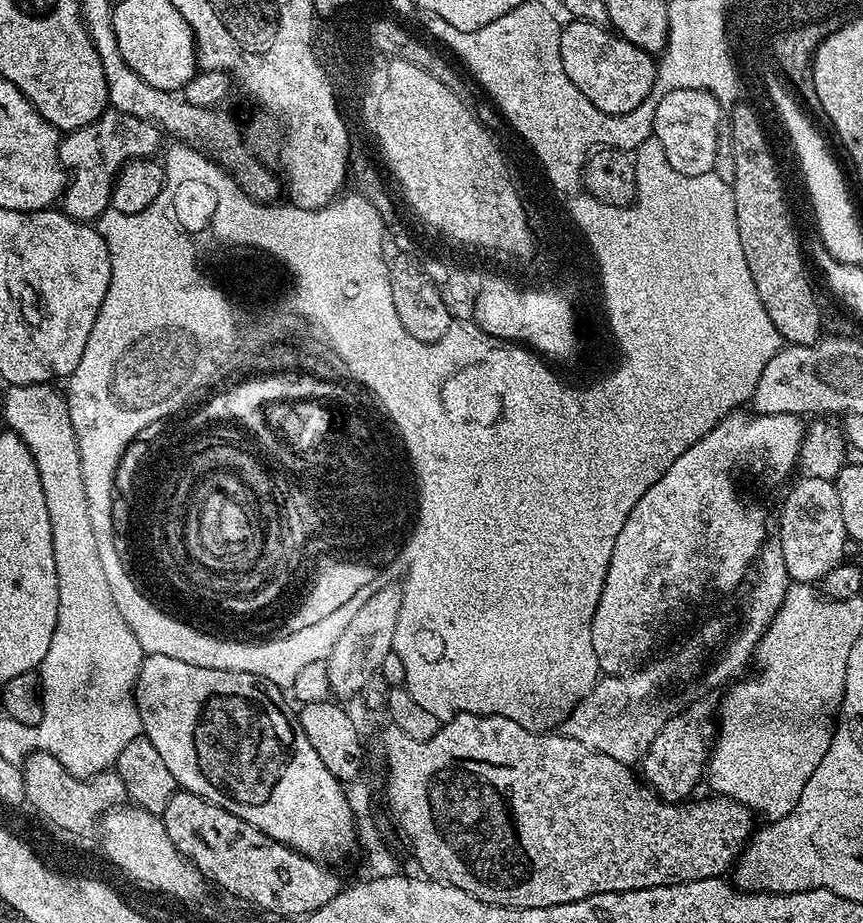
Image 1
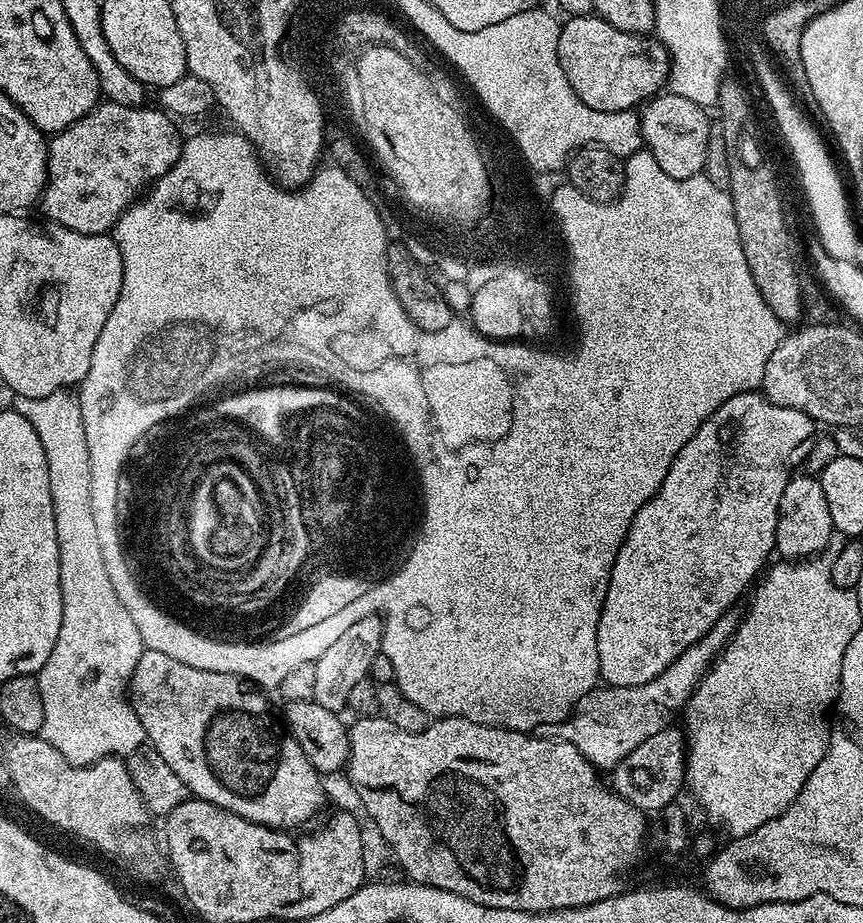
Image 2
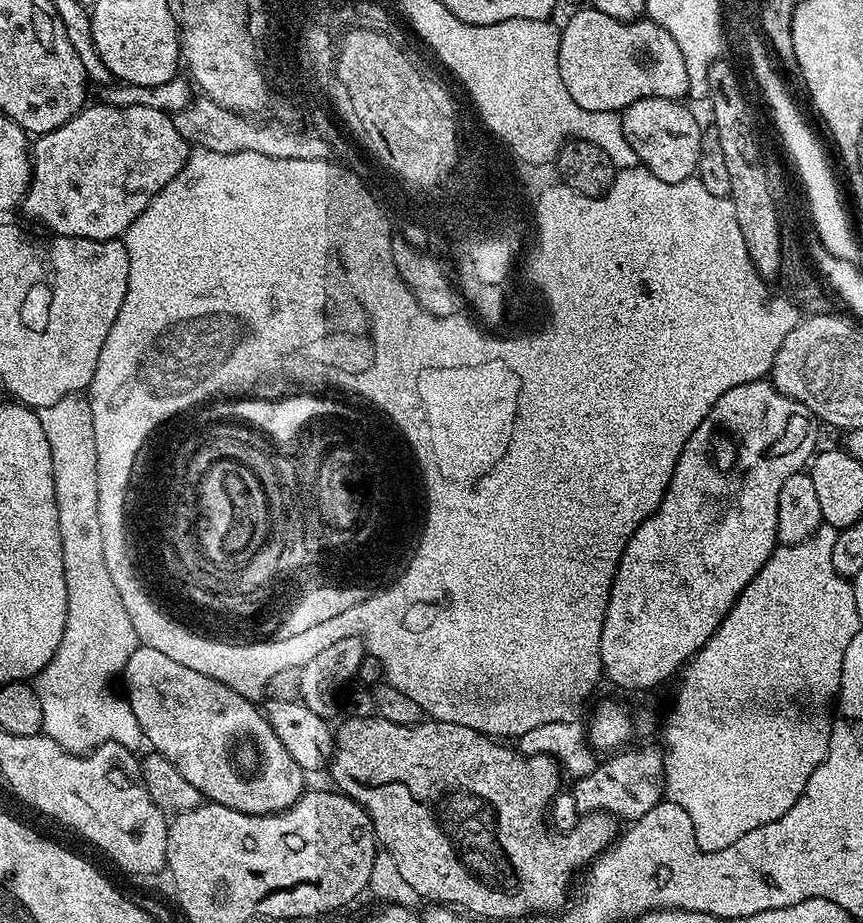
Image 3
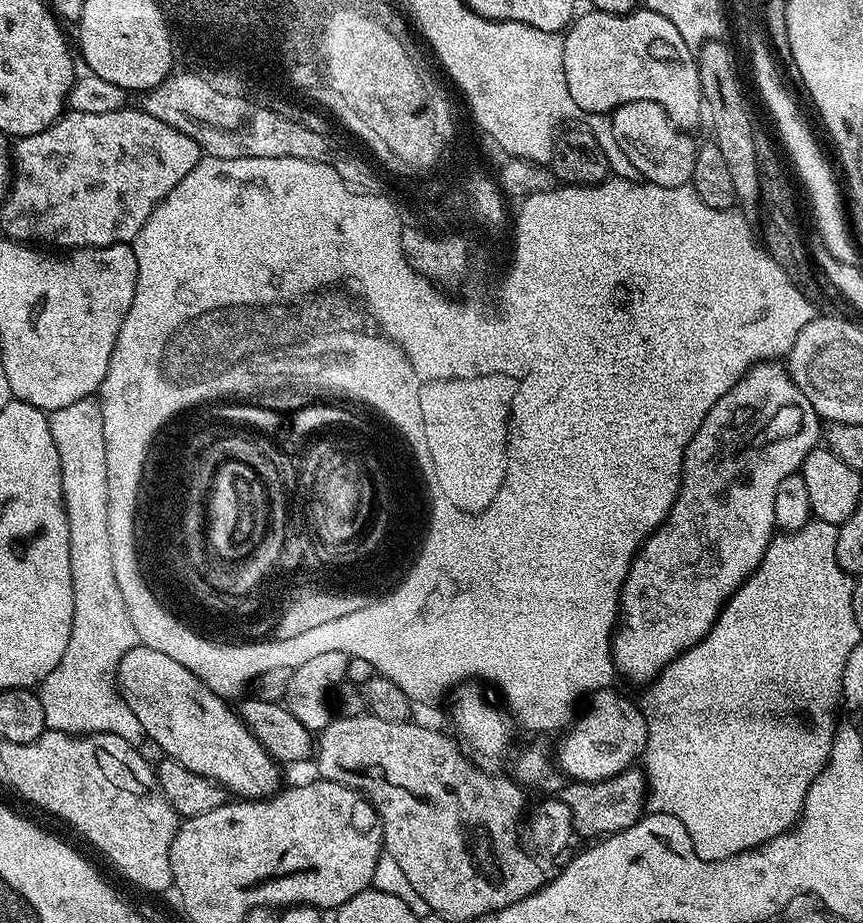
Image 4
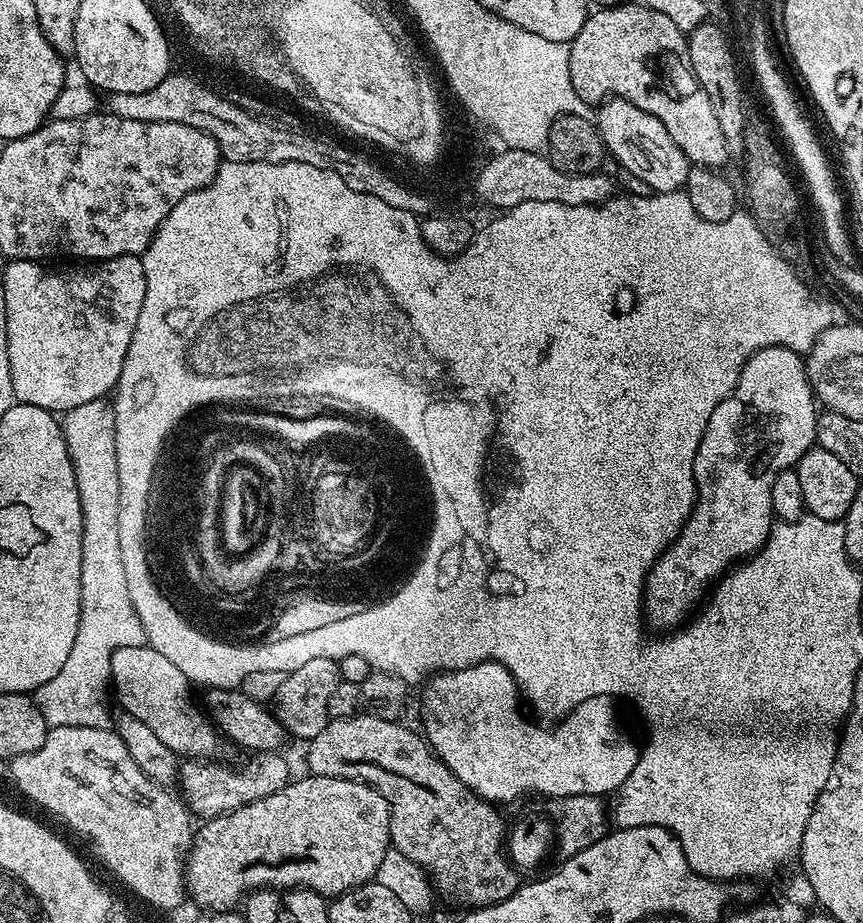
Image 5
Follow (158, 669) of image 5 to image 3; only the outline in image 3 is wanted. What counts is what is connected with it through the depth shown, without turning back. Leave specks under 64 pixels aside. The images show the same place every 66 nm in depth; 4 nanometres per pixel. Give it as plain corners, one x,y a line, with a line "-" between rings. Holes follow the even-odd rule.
137,646
134,654
130,654
122,673
122,684
123,680
125,688
123,688
123,691
126,693
128,705
134,710
134,718
138,718
138,726
142,726
145,741
149,745
152,743
151,747
163,754
178,770
178,774
182,774
182,778
186,778
186,782
190,782
190,786
194,786
194,790
200,792
205,801
230,806
234,810
245,812
251,816
265,816
271,812
286,811
288,807
296,803
299,796
304,795
306,791
304,769
298,766
298,762
294,762
294,758
290,756
290,750
286,750
286,746
282,746
282,742
274,734
268,722
268,717
264,715
263,711
253,701
242,698
242,694
230,690
230,686
226,686
214,678
206,678
206,674
198,674
198,670
190,670
178,662
173,662
167,654
161,654
158,650
150,650
143,646

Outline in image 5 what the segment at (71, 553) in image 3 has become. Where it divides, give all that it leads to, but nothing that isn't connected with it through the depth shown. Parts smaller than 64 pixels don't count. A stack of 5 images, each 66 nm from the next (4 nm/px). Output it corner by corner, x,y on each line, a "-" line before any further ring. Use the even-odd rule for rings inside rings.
102,399
95,400
94,402
85,402
83,406
74,406
69,412
63,413
60,420
60,429
66,442
66,450
70,454
72,465
76,471
78,494
82,502
82,522
84,523
84,529
82,530
82,606
80,607
78,635
74,638
74,647
70,649
70,658
66,658
66,663
63,664
62,670
58,670
58,674
54,674
54,678
50,678
50,682
42,682
42,686
36,688
34,699
38,710
42,710
42,718
46,718
46,722
53,728
57,728
58,726
107,728
110,724
110,720
108,721
108,700
110,704
109,688
112,678
110,662
112,661
114,650
118,650
122,646
143,648
148,642
146,630
142,628
142,622
138,622
138,614
134,614
134,602
130,602
130,593
126,590
126,577
122,570
122,550
118,546
118,506
120,505
120,495
118,494
118,454
114,450
114,410
112,409
112,405
107,399

